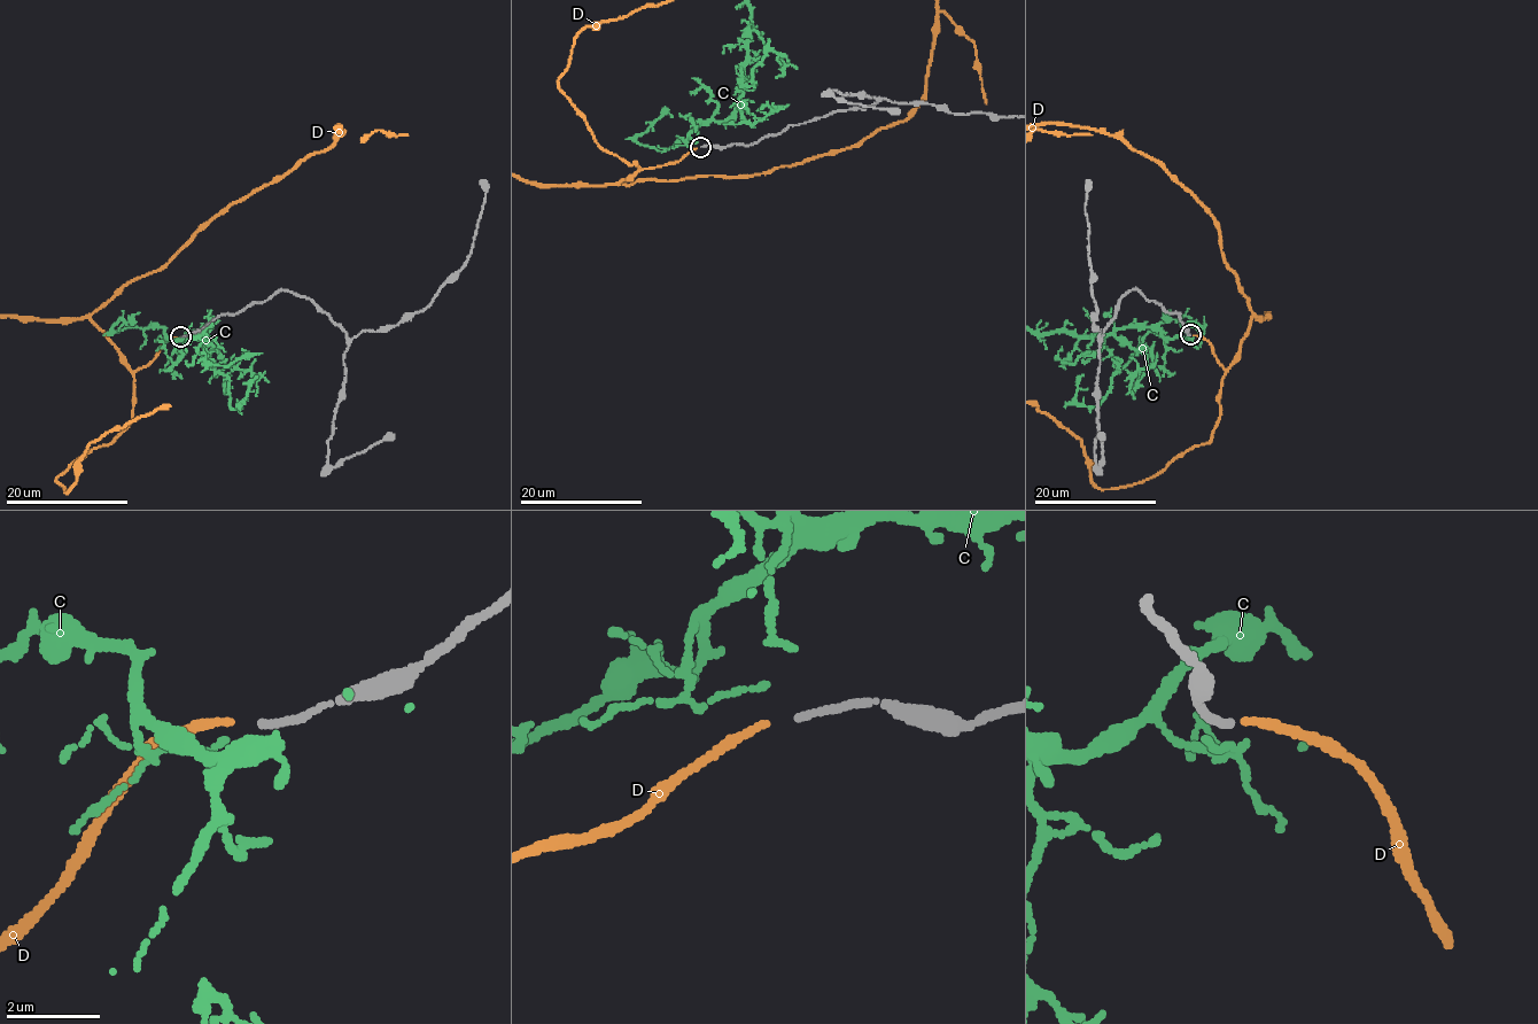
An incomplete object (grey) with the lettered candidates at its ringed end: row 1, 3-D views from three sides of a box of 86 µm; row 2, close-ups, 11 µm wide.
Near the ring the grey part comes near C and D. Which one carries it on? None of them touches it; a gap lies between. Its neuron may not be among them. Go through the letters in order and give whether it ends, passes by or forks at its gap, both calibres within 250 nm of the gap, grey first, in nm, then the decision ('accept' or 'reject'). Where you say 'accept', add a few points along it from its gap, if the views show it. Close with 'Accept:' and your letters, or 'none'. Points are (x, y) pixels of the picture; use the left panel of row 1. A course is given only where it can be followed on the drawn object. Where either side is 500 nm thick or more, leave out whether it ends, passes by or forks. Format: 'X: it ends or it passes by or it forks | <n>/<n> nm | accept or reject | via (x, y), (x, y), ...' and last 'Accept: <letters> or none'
C: it ends | 140/110 nm | reject
D: it ends | 140/160 nm | accept
Accept: D

